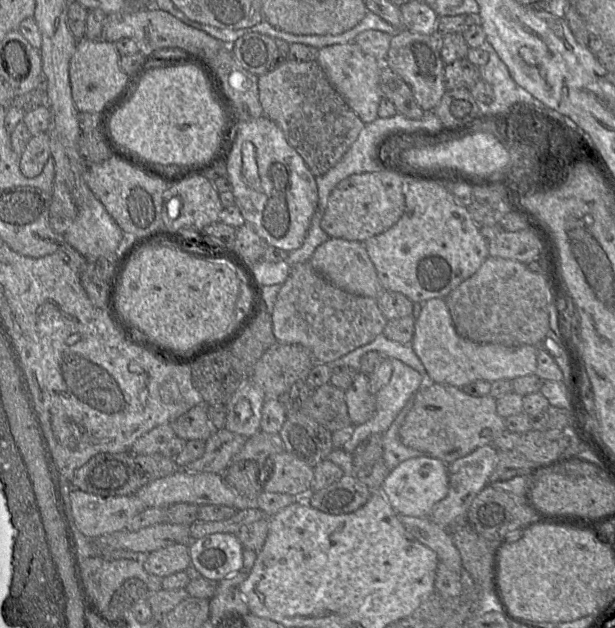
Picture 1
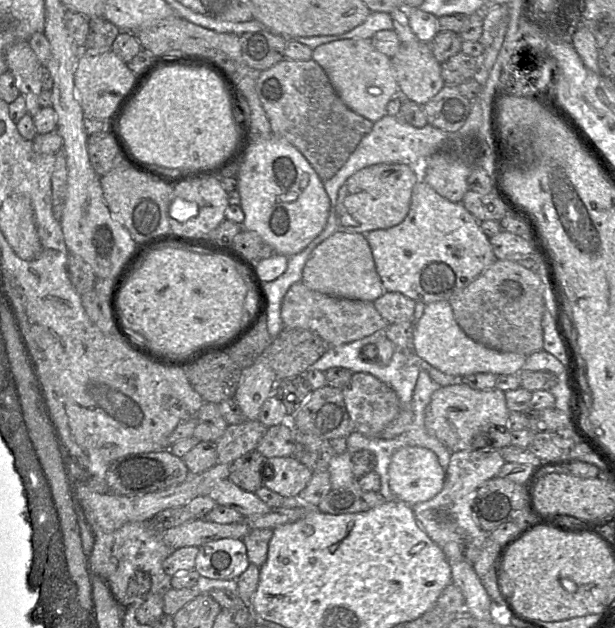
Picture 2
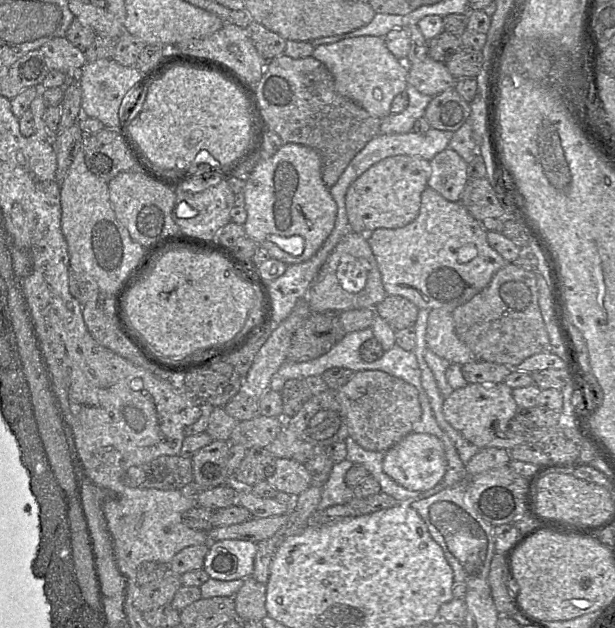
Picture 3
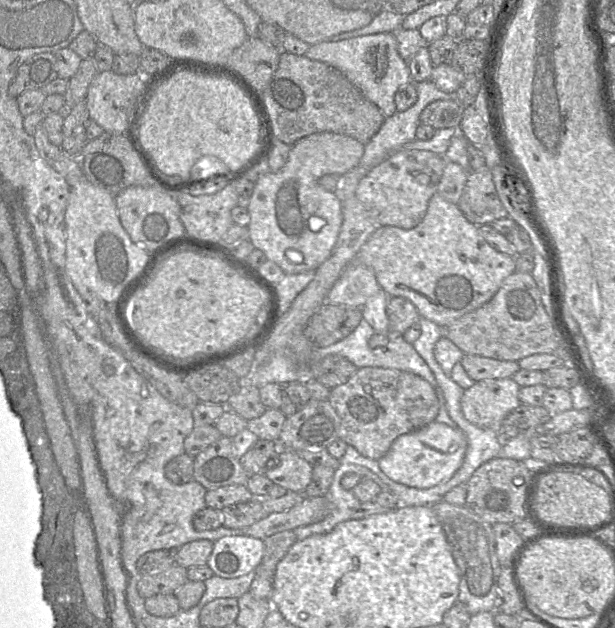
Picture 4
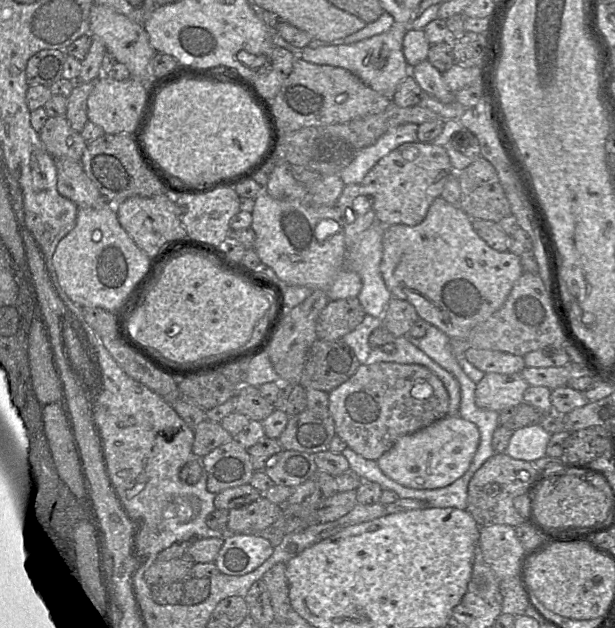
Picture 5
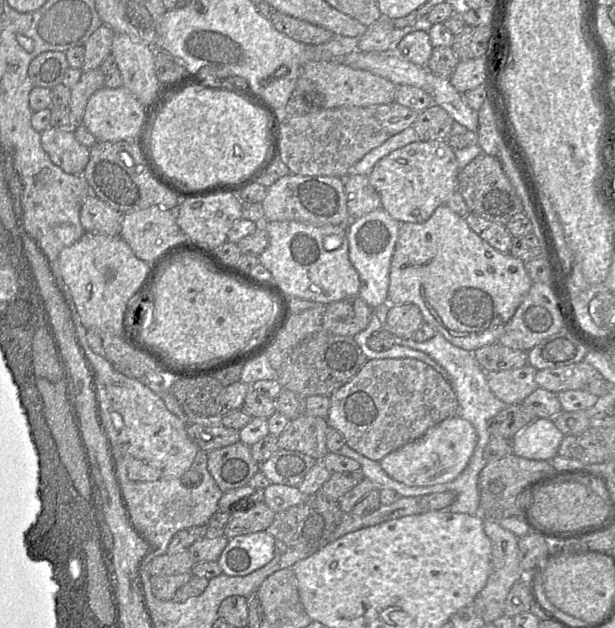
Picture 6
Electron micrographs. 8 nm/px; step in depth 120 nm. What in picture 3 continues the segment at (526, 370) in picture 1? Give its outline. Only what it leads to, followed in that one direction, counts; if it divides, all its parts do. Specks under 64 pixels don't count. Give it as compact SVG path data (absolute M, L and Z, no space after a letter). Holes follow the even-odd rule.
M441 308L430 310L426 331L429 350L451 364L465 365L480 361L457 336L452 313Z

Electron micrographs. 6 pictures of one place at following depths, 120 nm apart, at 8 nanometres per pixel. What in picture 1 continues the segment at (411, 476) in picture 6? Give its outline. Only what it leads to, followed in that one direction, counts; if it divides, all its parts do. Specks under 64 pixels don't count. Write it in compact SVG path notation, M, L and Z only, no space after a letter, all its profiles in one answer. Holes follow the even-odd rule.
M431 456L407 459L388 473L381 486L381 492L398 514L429 517L432 507L447 496L447 465Z

